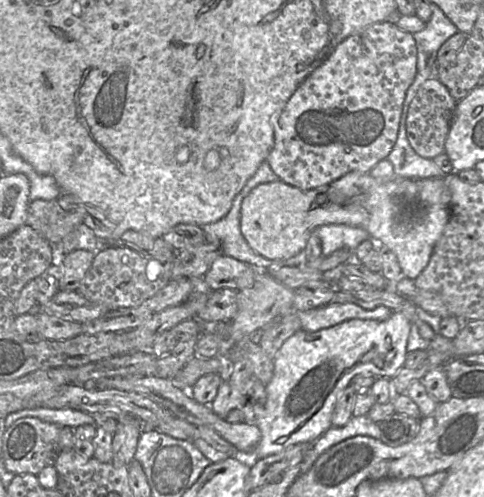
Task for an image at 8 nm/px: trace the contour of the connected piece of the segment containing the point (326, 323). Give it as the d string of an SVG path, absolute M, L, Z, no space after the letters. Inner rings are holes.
M330 302L317 308L296 312L301 322L301 329L309 332L332 327L351 319L385 321L392 313L390 308L383 305L366 309L351 302Z

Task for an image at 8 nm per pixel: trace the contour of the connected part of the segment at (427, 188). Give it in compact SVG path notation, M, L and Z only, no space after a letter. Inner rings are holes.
M352 171L328 184L310 190L301 190L300 188L287 184L282 180L278 180L274 182L259 184L258 186L253 188L251 192L245 197L241 208L240 227L244 238L254 251L256 251L258 254L262 255L267 259L276 261L285 261L299 256L304 250L307 240L312 231L321 225L344 224L348 226L359 227L366 230L369 233L369 240L372 244L374 243L379 245L379 242L382 242L390 250L392 250L397 257L402 274L410 278L411 280L414 280L428 264L434 246L444 231L444 228L450 217L450 201L451 194L448 187L445 184L444 176L431 177L425 179L409 179L398 177L395 175L395 177L389 181L378 181L377 179L373 178L369 173ZM414 198L416 198L417 204L414 207L408 208L407 204Z

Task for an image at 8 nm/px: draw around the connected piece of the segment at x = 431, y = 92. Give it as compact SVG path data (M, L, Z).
M433 75L418 89L408 107L406 134L410 146L421 157L432 159L444 152L444 143L449 132L457 101L448 89Z

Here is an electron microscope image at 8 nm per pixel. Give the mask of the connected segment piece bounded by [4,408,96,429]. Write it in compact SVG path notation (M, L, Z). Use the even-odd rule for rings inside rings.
M33 408L10 413L6 418L4 418L5 428L9 428L15 421L24 417L36 417L42 421L56 424L59 427L68 426L72 429L86 424L92 424L96 426L92 416L84 411L69 408Z

